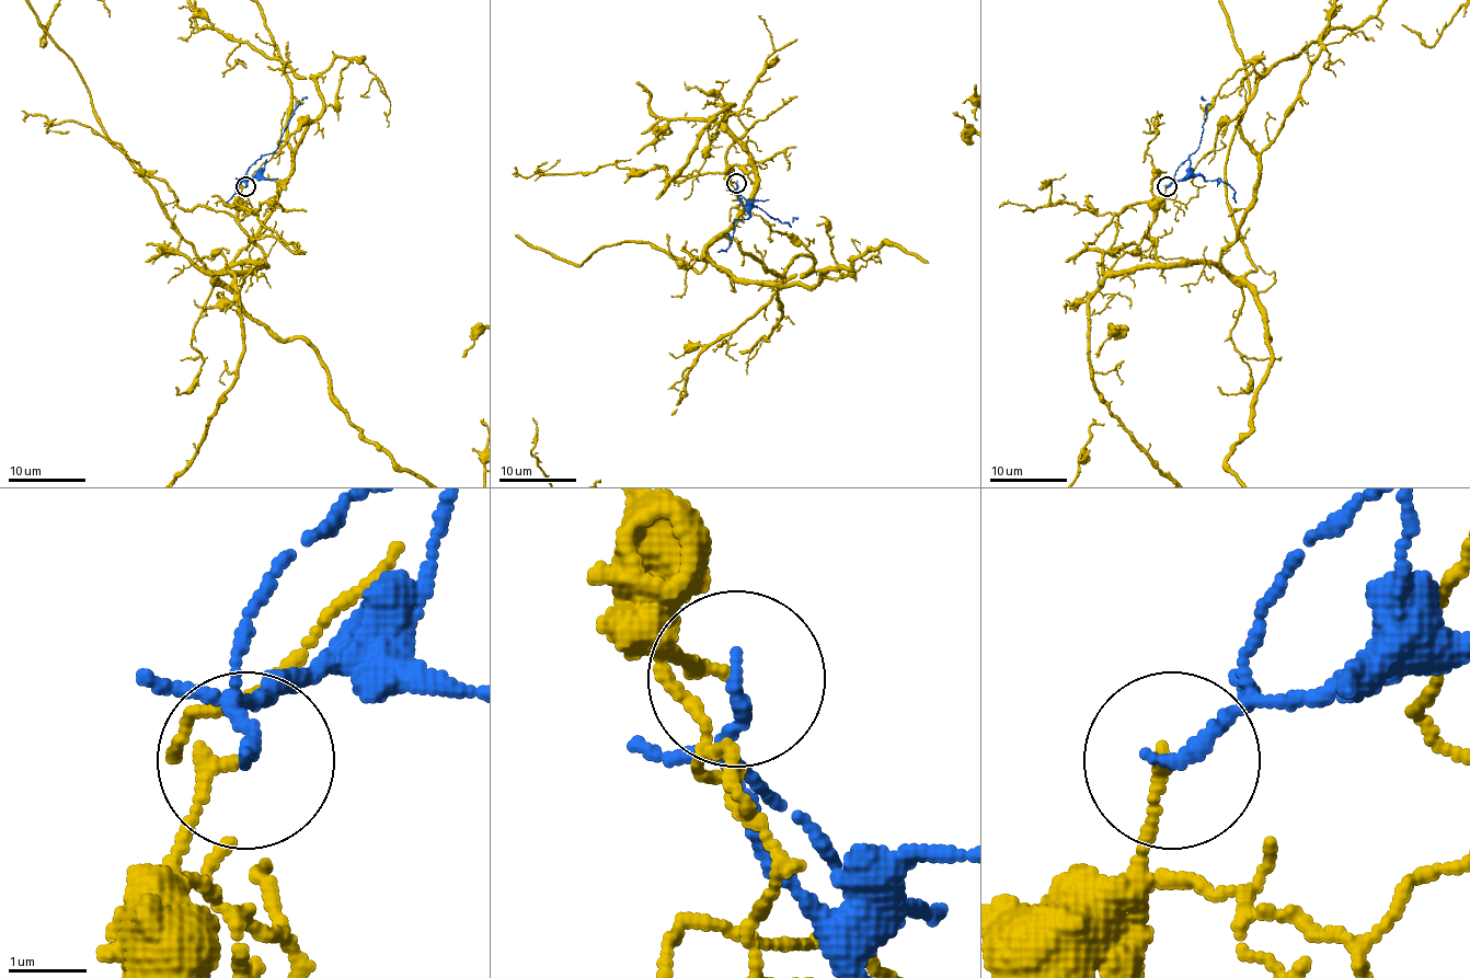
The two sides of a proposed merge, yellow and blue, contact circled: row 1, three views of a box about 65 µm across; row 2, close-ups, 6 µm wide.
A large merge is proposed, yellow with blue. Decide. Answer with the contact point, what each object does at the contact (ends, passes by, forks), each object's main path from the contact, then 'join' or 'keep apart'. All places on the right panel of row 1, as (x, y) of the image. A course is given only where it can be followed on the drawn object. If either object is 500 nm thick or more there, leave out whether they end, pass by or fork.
(1167, 186) | yellow ends | blue ends | yellow via (1168, 186), (1150, 227), (1159, 262), (1256, 268), (1226, 191), (1249, 80) | blue via (1168, 186), (1175, 171), (1201, 144), (1208, 103), (1201, 98) | keep apart

